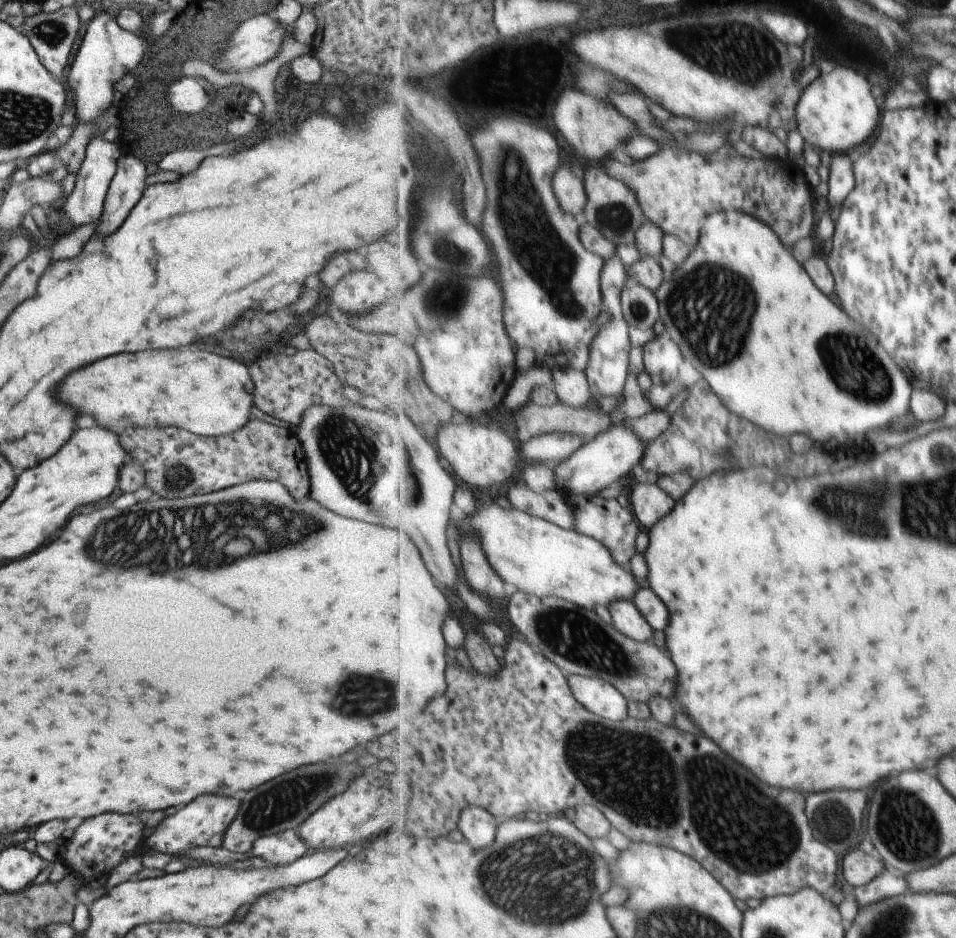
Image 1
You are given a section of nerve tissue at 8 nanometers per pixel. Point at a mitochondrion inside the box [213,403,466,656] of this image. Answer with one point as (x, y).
(350, 449)

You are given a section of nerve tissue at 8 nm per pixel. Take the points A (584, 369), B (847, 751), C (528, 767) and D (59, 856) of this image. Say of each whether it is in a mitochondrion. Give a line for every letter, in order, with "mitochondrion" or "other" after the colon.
A: other
B: other
C: other
D: other

